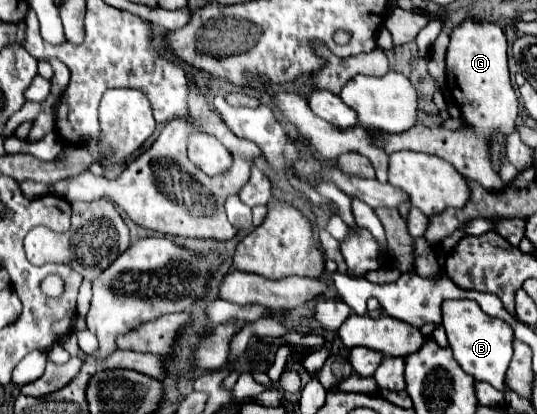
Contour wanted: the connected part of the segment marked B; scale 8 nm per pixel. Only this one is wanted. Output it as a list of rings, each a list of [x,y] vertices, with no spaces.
[[[456,299],[442,303],[442,325],[448,335],[454,359],[470,373],[476,381],[486,381],[498,391],[504,391],[504,375],[512,359],[512,329],[502,319],[488,317],[480,305],[472,299]]]

